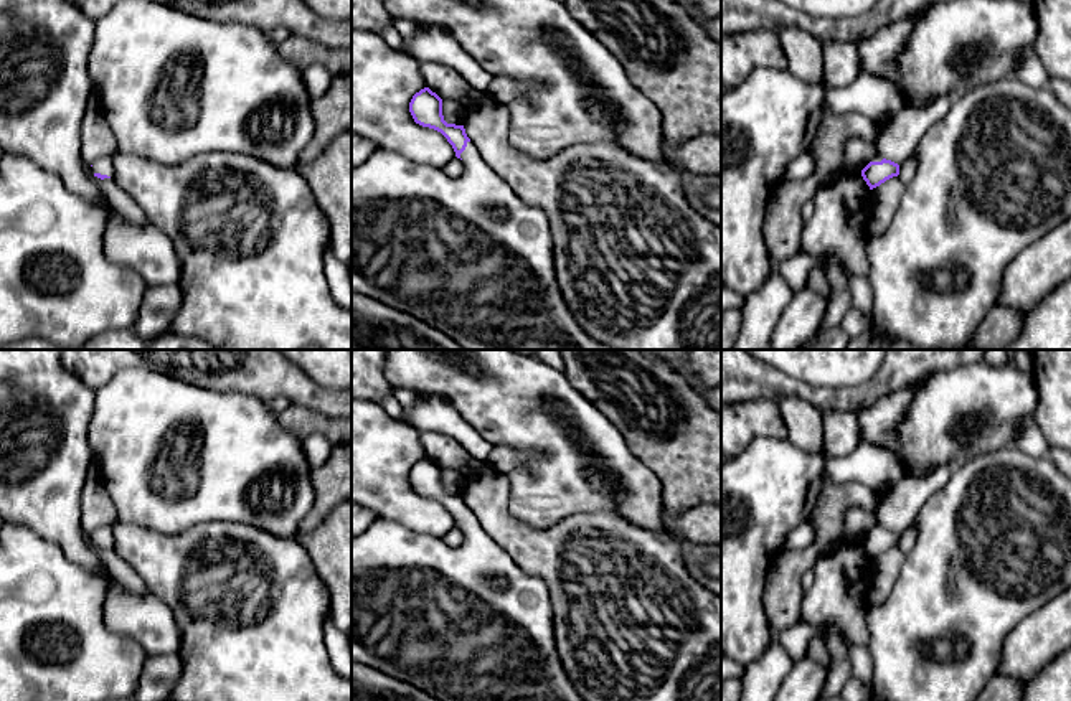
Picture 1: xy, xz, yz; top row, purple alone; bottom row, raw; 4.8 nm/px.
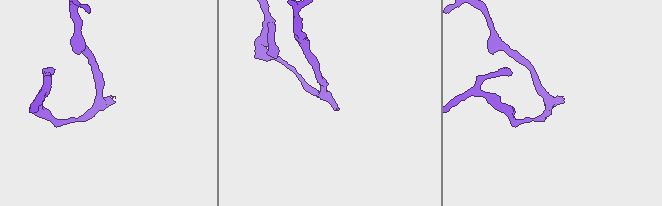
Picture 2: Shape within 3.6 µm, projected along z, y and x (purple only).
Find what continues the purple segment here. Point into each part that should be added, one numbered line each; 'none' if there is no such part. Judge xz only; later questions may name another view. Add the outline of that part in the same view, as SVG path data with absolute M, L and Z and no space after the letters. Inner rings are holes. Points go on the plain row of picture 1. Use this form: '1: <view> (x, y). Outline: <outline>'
1: xz (466, 622). Outline: M472 510L467 511L460 528L464 541L459 546L449 546L442 538L413 531L385 518L376 518L366 531L351 538L351 661L409 683L439 701L584 701L569 683L556 653L551 600L543 579L523 571L480 526Z

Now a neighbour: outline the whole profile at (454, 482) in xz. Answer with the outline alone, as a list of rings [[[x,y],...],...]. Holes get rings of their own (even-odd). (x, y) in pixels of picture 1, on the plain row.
[[[442,468],[442,485],[447,493],[464,495],[465,477],[452,468]]]

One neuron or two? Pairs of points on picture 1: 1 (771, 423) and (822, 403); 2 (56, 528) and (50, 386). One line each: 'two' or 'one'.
1: two
2: one

